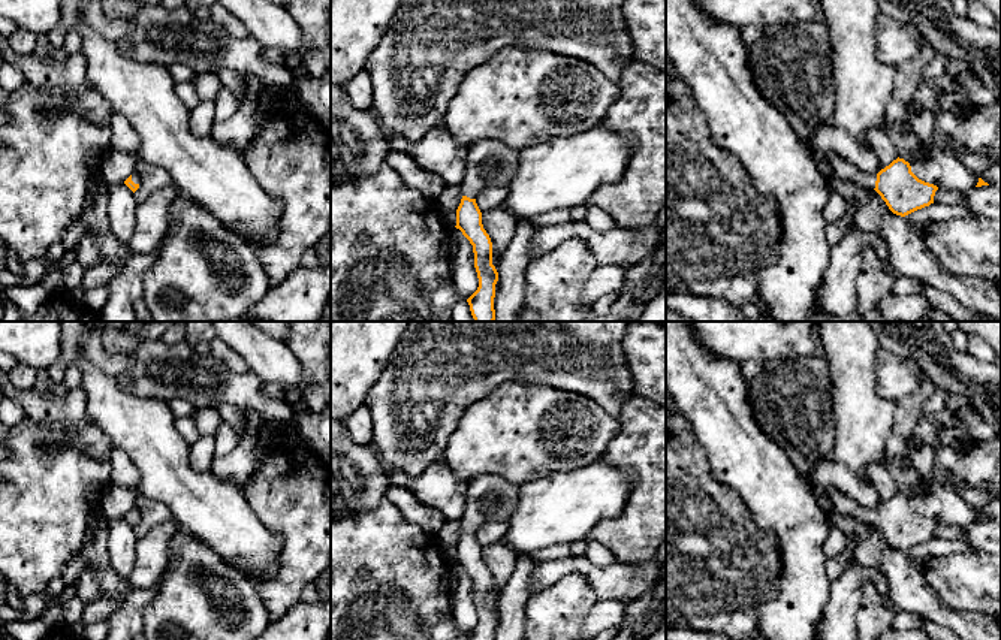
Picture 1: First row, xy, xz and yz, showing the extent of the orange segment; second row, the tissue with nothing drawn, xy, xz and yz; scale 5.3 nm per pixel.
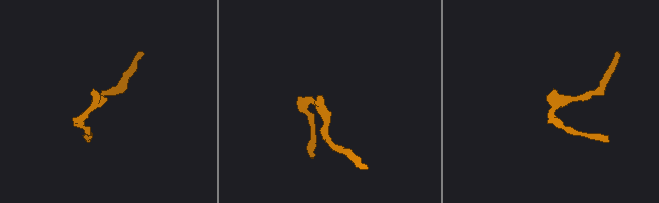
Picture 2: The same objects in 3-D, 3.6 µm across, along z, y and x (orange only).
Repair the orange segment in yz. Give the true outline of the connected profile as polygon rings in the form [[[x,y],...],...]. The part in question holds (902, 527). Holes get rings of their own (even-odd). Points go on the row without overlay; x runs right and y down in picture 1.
[[[824,487],[823,496],[829,520],[835,516],[850,516],[875,525],[889,544],[901,552],[934,538],[934,531],[938,525],[937,520],[919,514],[911,507],[910,498],[899,492],[877,510],[859,505],[851,496],[836,487]]]

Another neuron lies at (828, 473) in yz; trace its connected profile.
[[[833,458],[817,462],[812,468],[812,481],[820,487],[836,487],[851,496],[859,505],[877,510],[880,496],[871,483],[859,480]]]

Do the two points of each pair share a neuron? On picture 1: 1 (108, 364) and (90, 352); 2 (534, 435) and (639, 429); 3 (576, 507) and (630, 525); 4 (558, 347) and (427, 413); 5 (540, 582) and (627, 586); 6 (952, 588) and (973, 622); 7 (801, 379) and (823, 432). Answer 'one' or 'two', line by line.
1: one
2: two
3: two
4: one
5: one
6: two
7: one

